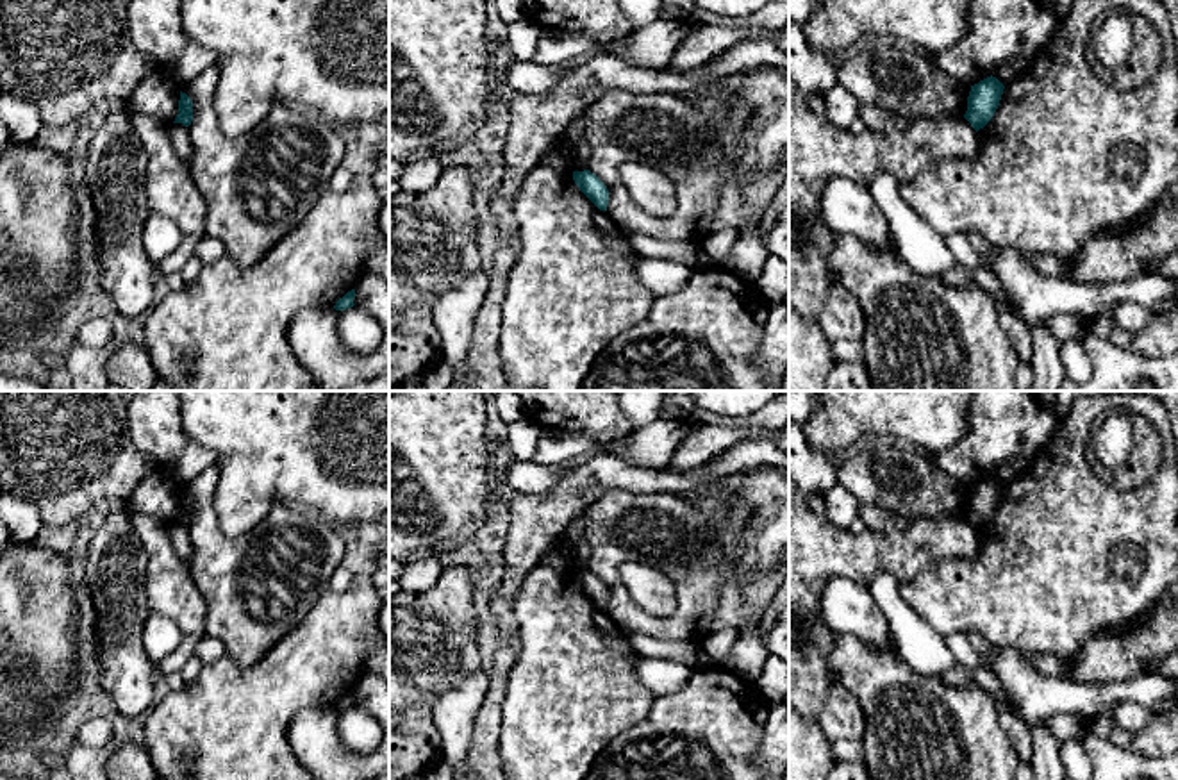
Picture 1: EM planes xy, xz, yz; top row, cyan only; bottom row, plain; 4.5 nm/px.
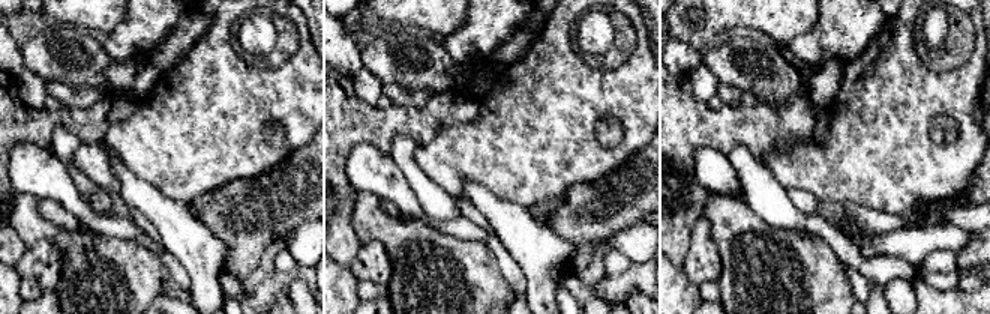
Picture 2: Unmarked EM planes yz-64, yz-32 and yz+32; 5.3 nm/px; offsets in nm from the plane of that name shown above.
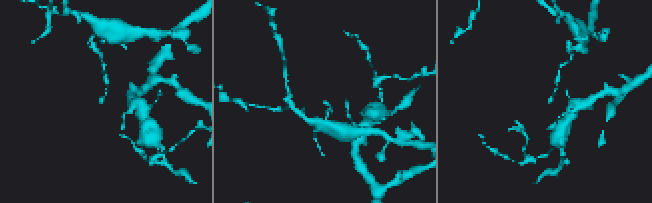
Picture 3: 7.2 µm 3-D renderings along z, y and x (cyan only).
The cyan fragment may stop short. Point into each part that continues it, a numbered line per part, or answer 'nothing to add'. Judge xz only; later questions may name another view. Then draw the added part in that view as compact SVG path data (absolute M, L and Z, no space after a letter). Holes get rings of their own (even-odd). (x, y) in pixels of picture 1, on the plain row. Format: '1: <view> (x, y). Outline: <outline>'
nothing to add

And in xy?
nothing to add

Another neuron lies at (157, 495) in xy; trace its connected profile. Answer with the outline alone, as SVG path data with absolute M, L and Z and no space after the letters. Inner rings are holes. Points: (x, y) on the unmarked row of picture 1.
M153 468L132 491L127 505L161 523L171 525L178 514L182 485L168 473Z

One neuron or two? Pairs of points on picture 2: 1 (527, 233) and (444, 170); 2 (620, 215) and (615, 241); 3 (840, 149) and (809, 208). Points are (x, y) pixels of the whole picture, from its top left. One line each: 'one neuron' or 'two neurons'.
1: two neurons
2: two neurons
3: two neurons

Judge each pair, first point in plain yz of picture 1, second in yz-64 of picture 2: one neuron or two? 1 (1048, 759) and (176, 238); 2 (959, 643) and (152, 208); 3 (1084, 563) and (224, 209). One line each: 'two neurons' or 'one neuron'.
1: one neuron
2: two neurons
3: two neurons

